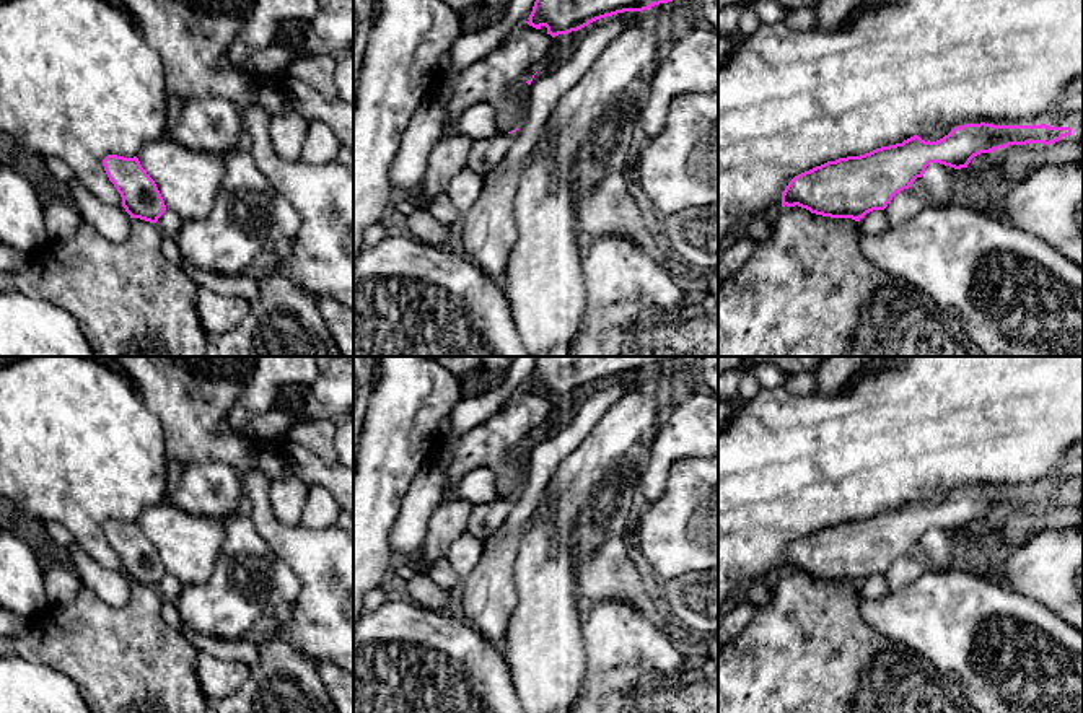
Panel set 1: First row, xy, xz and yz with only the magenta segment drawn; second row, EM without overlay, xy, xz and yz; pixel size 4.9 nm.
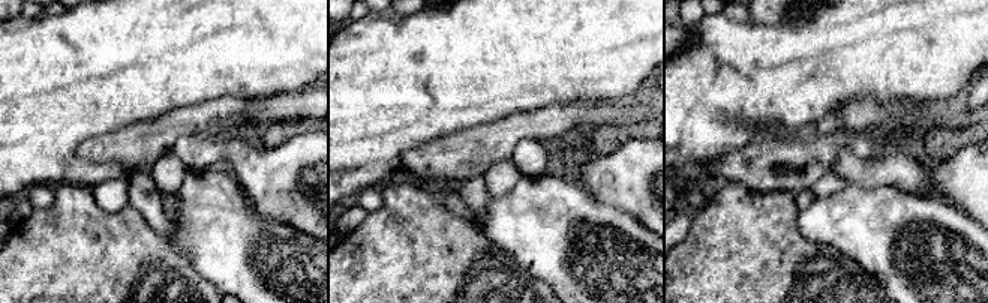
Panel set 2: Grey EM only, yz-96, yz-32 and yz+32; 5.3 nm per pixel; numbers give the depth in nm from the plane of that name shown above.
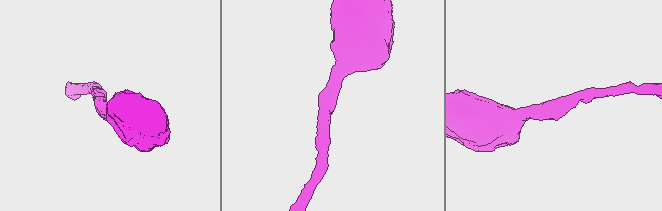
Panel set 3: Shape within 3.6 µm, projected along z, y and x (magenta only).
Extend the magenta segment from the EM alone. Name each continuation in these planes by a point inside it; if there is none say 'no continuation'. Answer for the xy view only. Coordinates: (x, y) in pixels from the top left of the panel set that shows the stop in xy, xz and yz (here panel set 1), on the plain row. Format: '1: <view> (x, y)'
no continuation

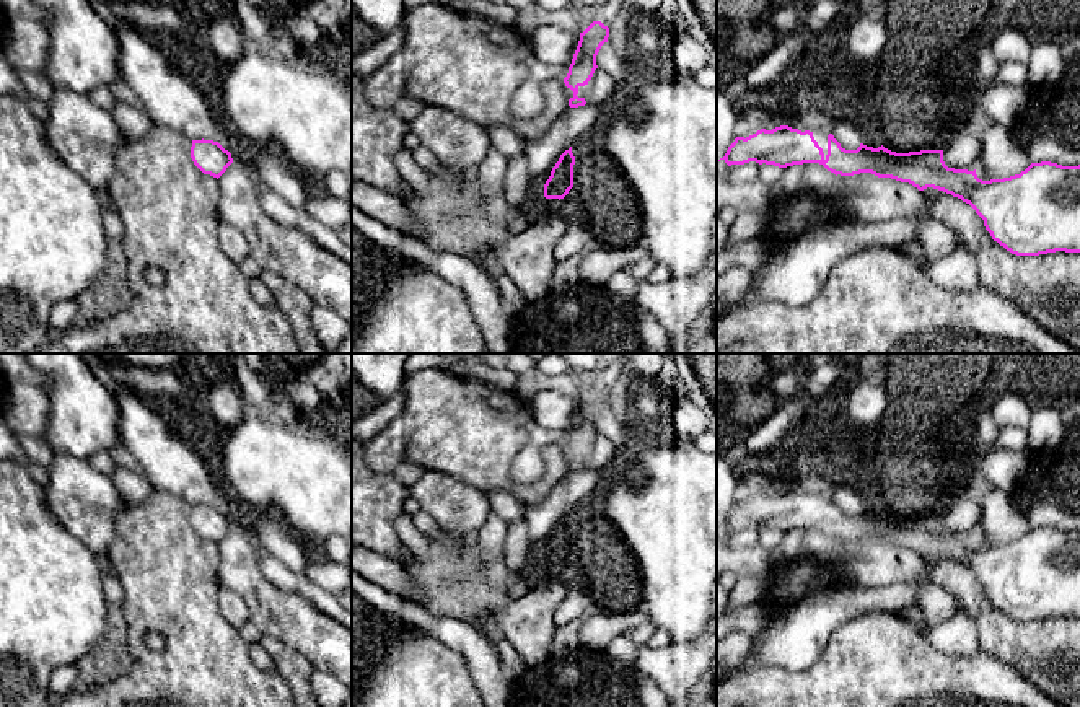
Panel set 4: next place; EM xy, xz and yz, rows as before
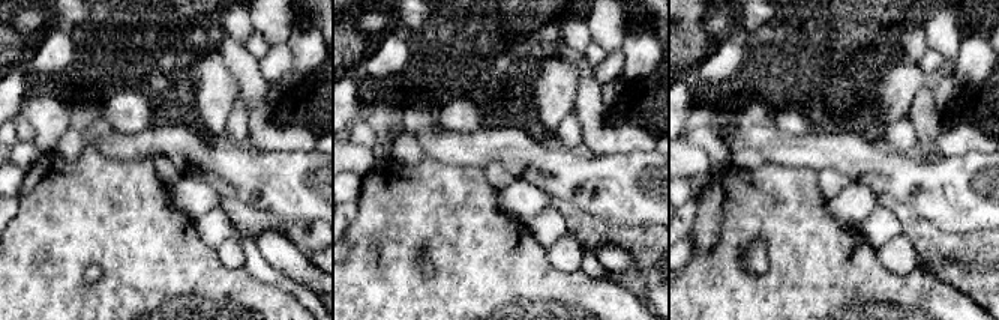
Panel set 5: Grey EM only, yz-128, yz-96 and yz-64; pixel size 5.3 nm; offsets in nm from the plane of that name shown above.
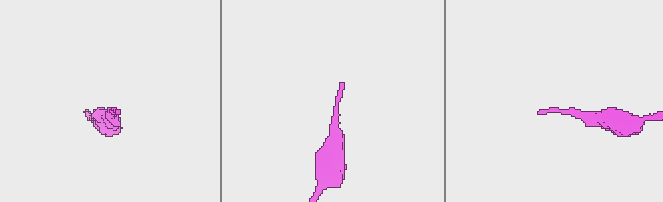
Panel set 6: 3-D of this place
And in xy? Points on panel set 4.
no continuation

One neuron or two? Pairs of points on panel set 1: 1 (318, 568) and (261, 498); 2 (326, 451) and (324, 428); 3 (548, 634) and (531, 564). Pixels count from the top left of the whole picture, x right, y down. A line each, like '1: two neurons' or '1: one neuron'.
1: one neuron
2: one neuron
3: one neuron

